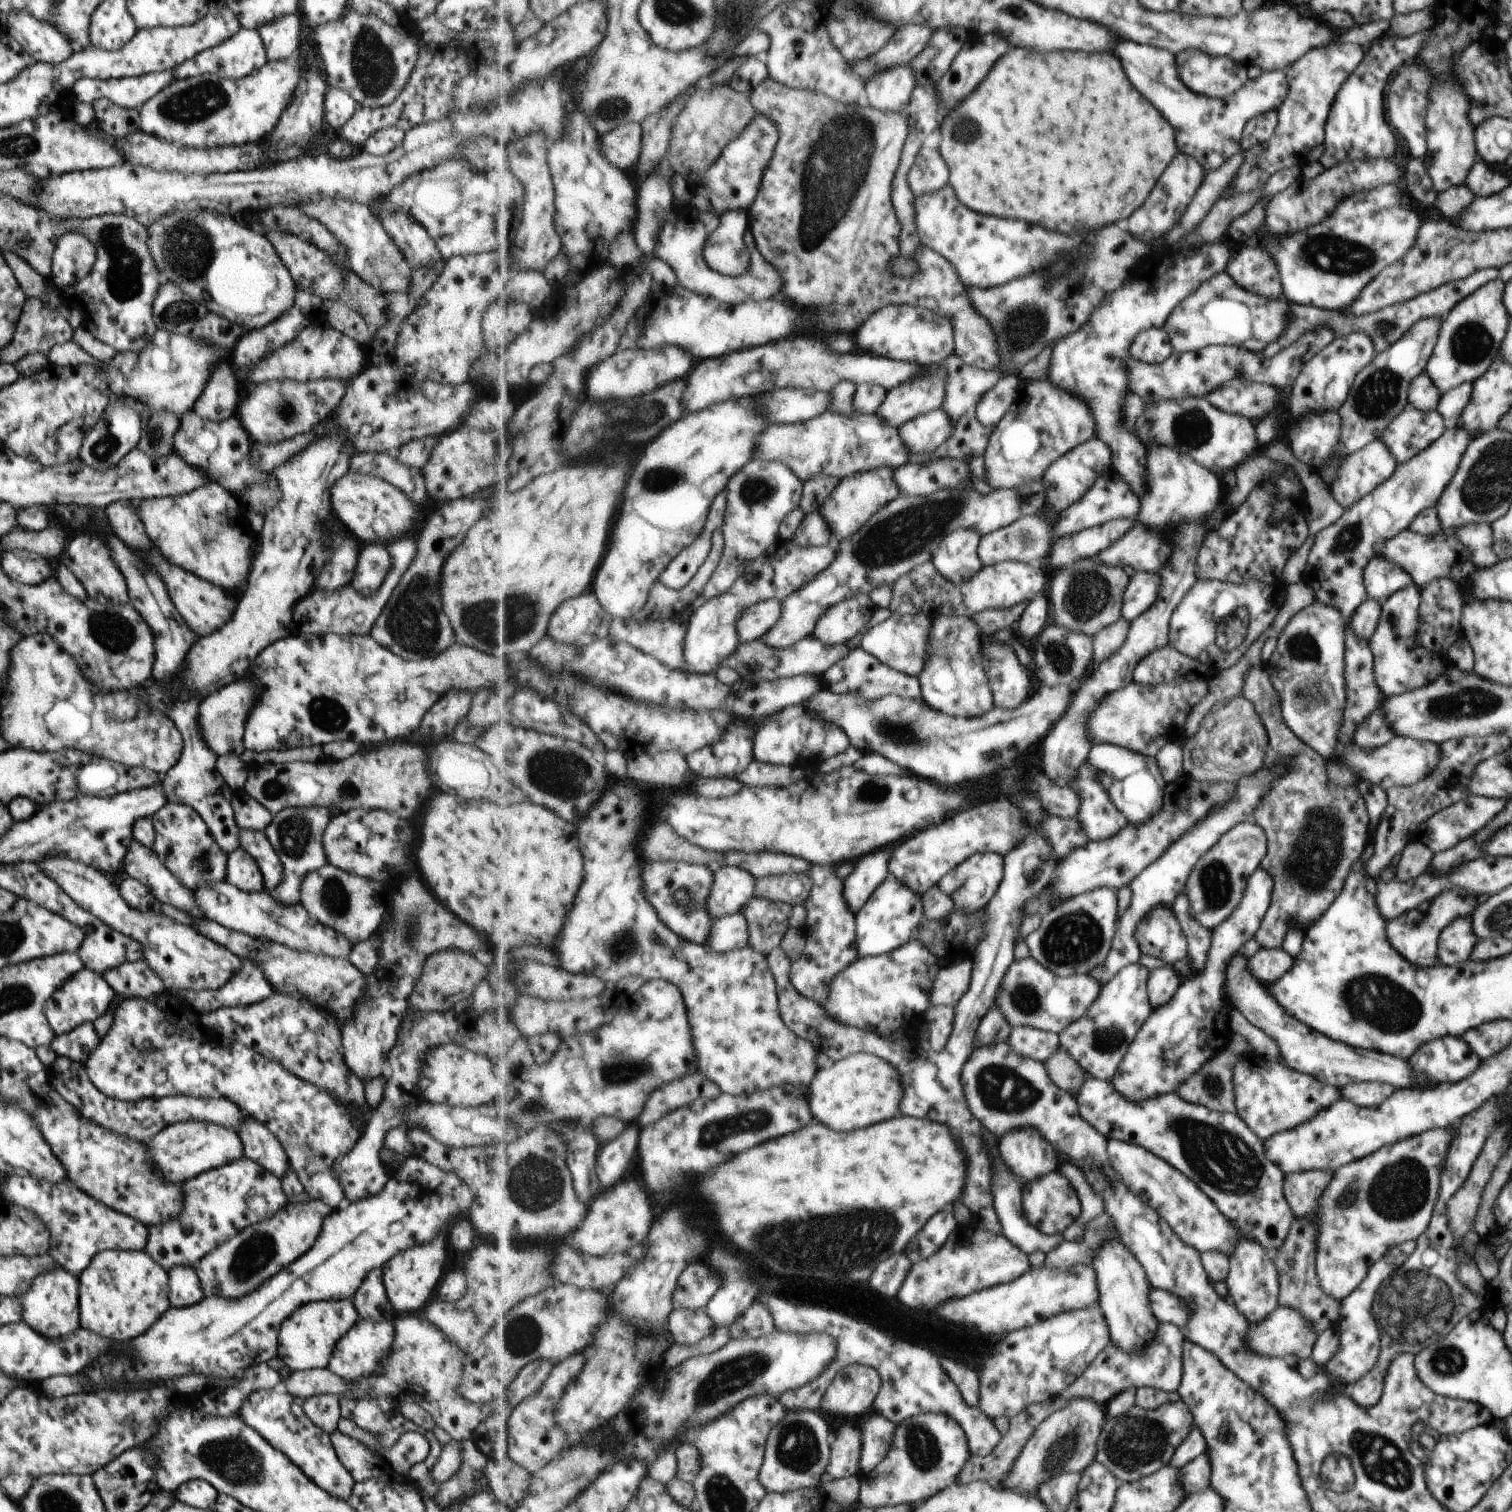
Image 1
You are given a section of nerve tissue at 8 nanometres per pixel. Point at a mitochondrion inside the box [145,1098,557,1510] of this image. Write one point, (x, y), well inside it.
(232, 1458)

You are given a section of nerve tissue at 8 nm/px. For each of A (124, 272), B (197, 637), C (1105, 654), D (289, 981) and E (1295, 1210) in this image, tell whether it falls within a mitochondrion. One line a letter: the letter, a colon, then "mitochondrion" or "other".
A: mitochondrion
B: other
C: other
D: mitochondrion
E: other

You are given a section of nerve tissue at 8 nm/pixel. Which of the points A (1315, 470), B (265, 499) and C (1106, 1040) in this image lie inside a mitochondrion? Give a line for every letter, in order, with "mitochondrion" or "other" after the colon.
A: other
B: mitochondrion
C: mitochondrion

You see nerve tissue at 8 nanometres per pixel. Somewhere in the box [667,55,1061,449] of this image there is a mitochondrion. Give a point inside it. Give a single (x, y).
(839, 163)

